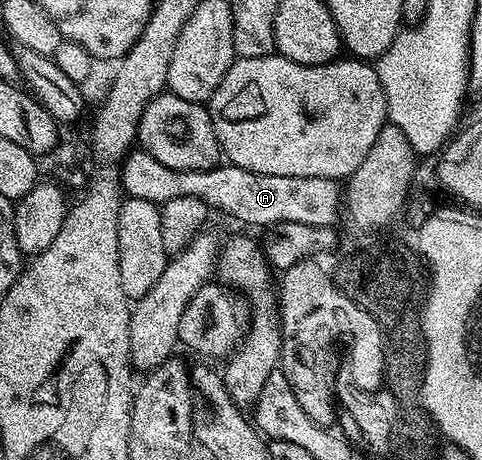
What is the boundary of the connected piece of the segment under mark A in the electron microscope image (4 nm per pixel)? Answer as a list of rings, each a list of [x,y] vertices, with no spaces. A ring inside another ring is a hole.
[[[135,148],[127,154],[118,167],[121,190],[126,197],[137,200],[149,200],[162,204],[169,200],[178,200],[181,196],[193,196],[204,202],[212,211],[221,210],[232,214],[251,226],[266,228],[277,223],[305,223],[310,226],[330,226],[338,221],[341,212],[341,188],[336,179],[309,176],[274,176],[261,172],[249,172],[240,166],[220,164],[213,170],[178,170],[161,164],[161,160],[153,160],[149,152]]]

